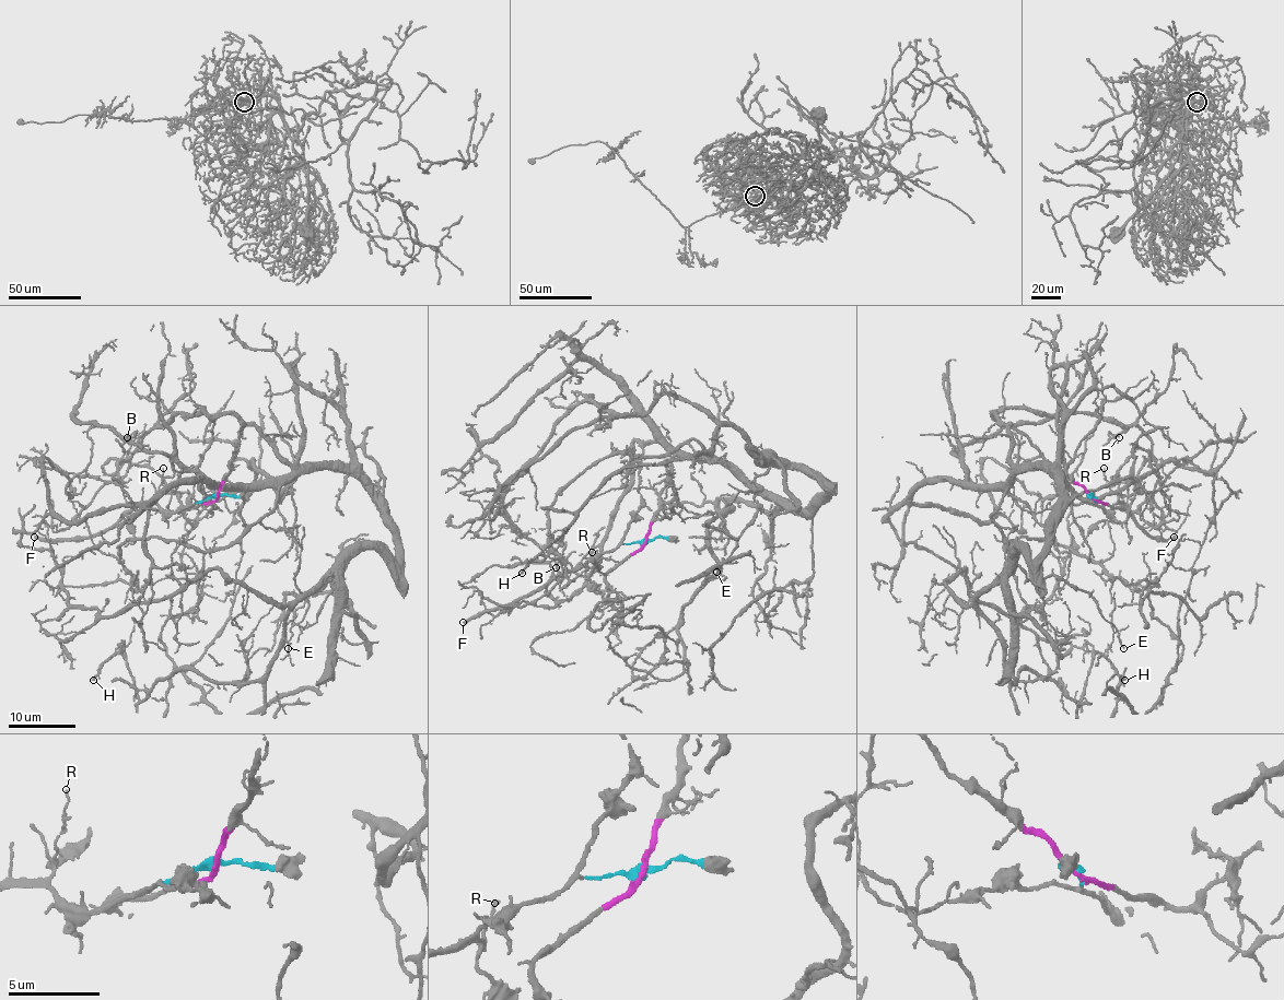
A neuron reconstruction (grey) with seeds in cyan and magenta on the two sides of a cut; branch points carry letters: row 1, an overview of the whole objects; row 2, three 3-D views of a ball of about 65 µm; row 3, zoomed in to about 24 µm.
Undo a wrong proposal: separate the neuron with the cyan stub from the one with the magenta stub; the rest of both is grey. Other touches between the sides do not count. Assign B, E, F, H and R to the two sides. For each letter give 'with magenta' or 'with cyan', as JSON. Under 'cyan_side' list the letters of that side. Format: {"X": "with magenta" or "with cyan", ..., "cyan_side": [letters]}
{"B": "with magenta", "E": "with magenta", "F": "with cyan", "H": "with magenta", "R": "with cyan", "cyan_side": ["F", "R"]}

